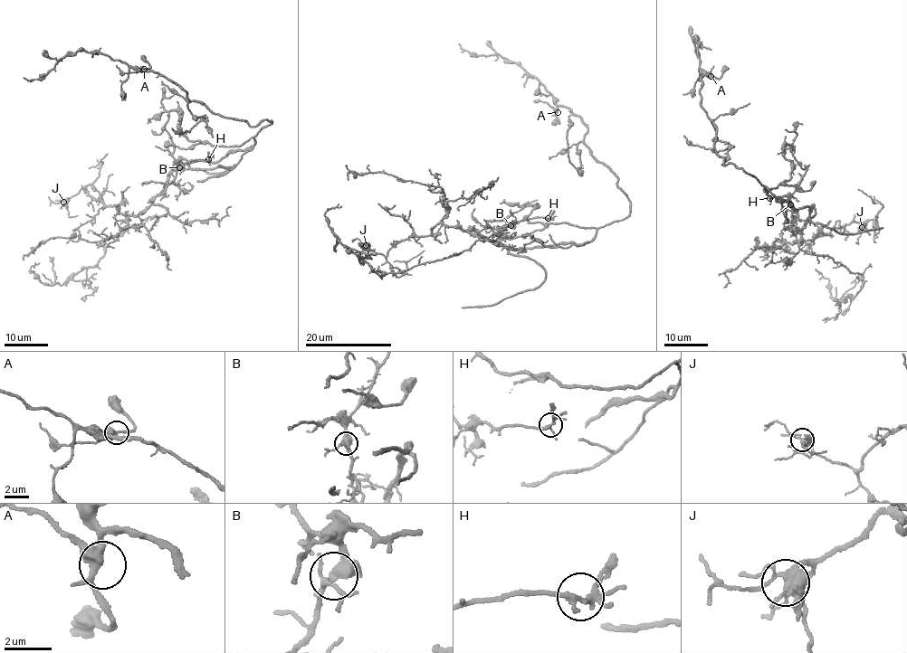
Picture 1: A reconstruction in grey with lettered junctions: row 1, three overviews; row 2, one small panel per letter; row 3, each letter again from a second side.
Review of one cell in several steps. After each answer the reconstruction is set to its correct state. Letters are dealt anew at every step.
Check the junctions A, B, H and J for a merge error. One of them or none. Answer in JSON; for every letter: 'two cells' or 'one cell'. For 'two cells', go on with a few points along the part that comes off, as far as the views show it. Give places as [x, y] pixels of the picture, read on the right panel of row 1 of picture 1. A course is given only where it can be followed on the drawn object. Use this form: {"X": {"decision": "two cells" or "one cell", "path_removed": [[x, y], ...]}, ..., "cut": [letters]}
{"A": {"decision": "one cell"}, "B": {"decision": "one cell"}, "H": {"decision": "one cell"}, "J": {"decision": "one cell"}, "cut": []}

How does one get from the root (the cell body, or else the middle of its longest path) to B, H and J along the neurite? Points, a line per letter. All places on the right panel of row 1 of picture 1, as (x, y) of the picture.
B: (782, 201), (787, 199), (797, 210), (813, 206), (806, 222), (800, 229), (793, 223), (790, 204)
H: (782, 201), (787, 199), (797, 210), (813, 206), (800, 229), (793, 223), (789, 198), (769, 198)
J: (782, 201), (787, 199), (797, 210), (813, 206), (800, 230), (801, 243), (834, 228), (867, 220), (862, 227)

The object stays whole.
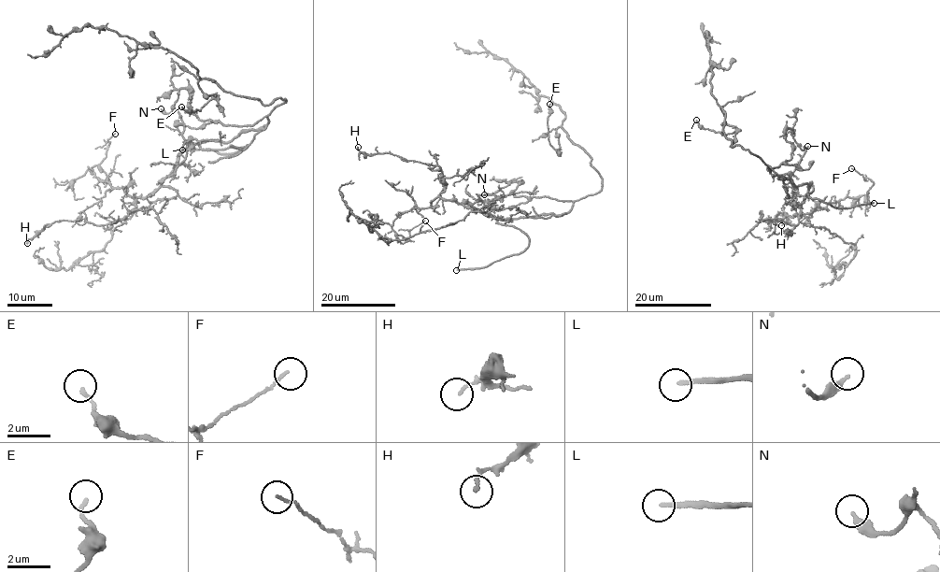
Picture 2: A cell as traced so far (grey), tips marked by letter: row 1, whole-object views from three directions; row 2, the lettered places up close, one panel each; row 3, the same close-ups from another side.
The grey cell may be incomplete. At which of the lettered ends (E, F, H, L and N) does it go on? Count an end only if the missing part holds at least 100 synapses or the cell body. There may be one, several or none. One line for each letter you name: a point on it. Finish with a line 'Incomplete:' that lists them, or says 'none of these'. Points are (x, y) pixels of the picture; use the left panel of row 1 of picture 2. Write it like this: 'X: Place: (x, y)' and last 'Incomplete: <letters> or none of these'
L: Place: (182, 150)
Incomplete: L

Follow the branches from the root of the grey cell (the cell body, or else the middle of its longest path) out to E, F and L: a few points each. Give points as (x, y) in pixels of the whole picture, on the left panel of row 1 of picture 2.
E: (253, 130), (286, 98), (263, 104), (206, 78), (198, 87), (213, 97), (199, 111), (181, 107)
F: (253, 130), (226, 142), (192, 143), (144, 197), (91, 173), (115, 134)
L: (253, 130), (242, 130), (226, 142), (198, 144), (212, 150), (249, 145), (231, 153), (182, 150)

